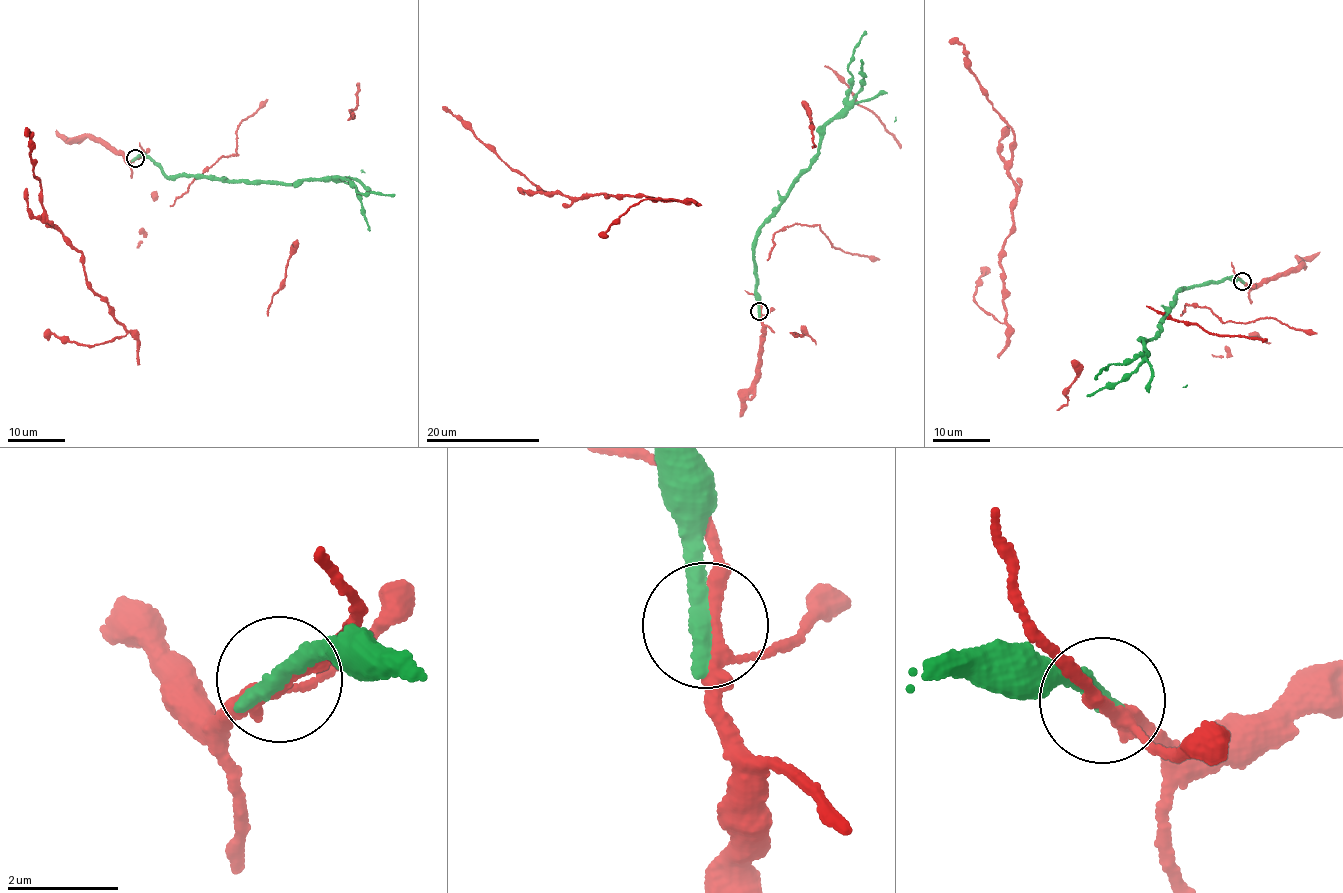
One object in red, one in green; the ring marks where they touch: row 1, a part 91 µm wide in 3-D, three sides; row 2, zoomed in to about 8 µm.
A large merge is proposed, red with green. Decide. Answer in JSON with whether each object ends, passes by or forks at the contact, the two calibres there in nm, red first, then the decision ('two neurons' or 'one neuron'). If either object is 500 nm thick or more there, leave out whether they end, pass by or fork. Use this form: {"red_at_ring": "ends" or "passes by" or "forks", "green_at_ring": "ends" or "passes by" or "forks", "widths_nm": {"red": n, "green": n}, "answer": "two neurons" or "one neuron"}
{"red_at_ring": "forks", "green_at_ring": "ends", "widths_nm": {"red": 200, "green": 420}, "answer": "one neuron"}

